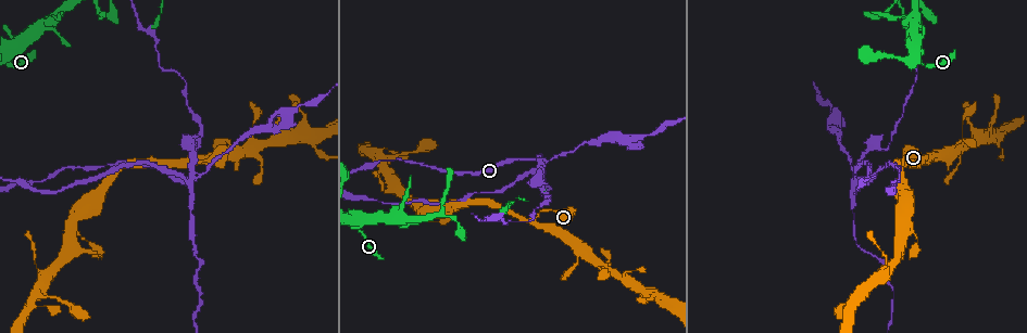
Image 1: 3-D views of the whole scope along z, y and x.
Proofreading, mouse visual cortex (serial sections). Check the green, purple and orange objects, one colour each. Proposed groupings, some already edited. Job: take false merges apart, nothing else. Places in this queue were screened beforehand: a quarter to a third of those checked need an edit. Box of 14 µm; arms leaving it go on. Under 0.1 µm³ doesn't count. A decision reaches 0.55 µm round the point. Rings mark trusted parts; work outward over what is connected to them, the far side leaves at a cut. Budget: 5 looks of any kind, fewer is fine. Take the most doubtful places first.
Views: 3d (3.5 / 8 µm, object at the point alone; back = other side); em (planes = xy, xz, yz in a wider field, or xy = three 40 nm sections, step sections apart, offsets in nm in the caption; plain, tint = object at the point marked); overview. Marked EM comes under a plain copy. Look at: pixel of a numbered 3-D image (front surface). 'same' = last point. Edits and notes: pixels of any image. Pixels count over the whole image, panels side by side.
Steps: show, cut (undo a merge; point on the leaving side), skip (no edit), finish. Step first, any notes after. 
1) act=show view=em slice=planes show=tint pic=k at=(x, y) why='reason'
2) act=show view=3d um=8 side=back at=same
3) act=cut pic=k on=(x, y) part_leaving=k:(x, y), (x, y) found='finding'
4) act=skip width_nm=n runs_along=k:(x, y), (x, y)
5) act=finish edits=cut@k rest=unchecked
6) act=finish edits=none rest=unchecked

act=show view=3d um=3.5 pic=1 at=(853, 179) why='looks like a crossing'

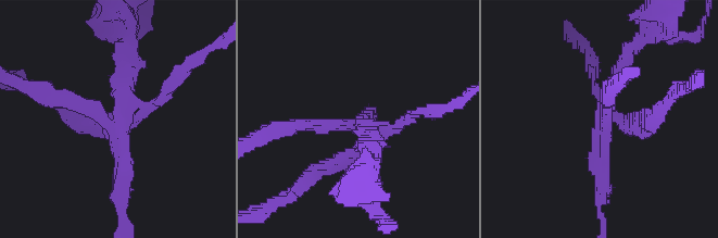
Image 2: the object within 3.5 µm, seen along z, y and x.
act=cut pic=2 on=(80, 128) part_leaving=2:(110, 128), (147, 111), (187, 67) found='two cells meet here'

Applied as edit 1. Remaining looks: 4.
act=show view=overview

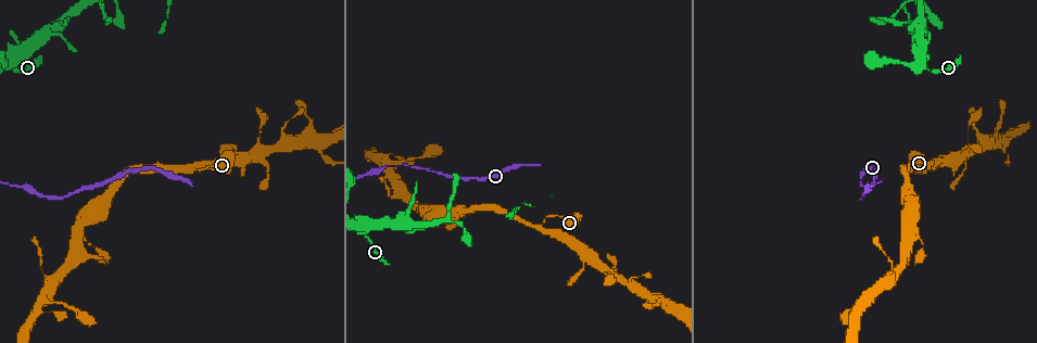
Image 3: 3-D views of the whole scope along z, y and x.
act=show view=3d um=8 side=back pic=3 at=(541, 224) why='side arm on a straight run'

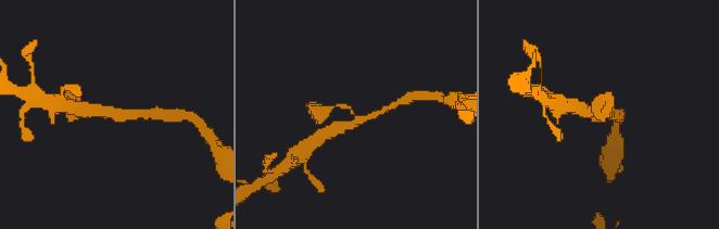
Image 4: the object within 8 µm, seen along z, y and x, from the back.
act=show view=3d um=3.5 side=back pic=4 at=(593, 118) why='zoom in'

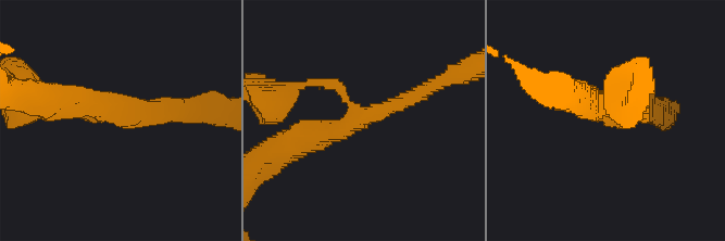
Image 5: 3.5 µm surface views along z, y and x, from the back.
act=skip arms=3 runs_along=5:(301, 85), (332, 83), (362, 116), (425, 90) found='continuous, no second cell'

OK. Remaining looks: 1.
act=finish edits=cut@2 rest=unchecked

